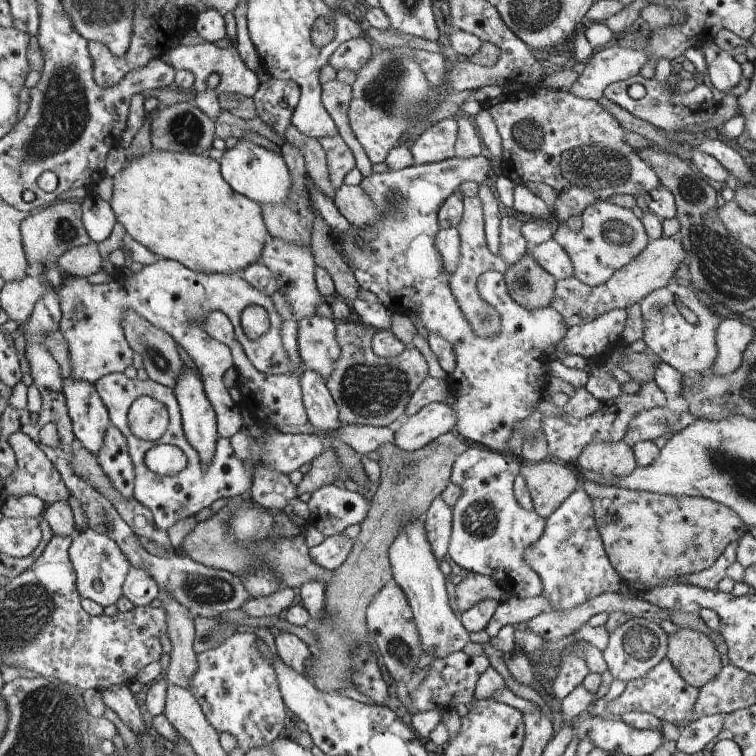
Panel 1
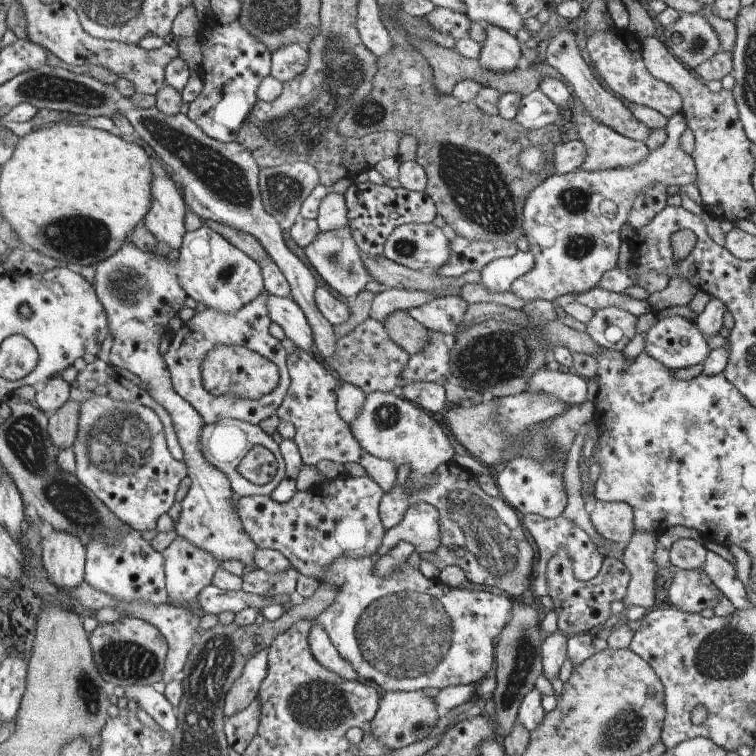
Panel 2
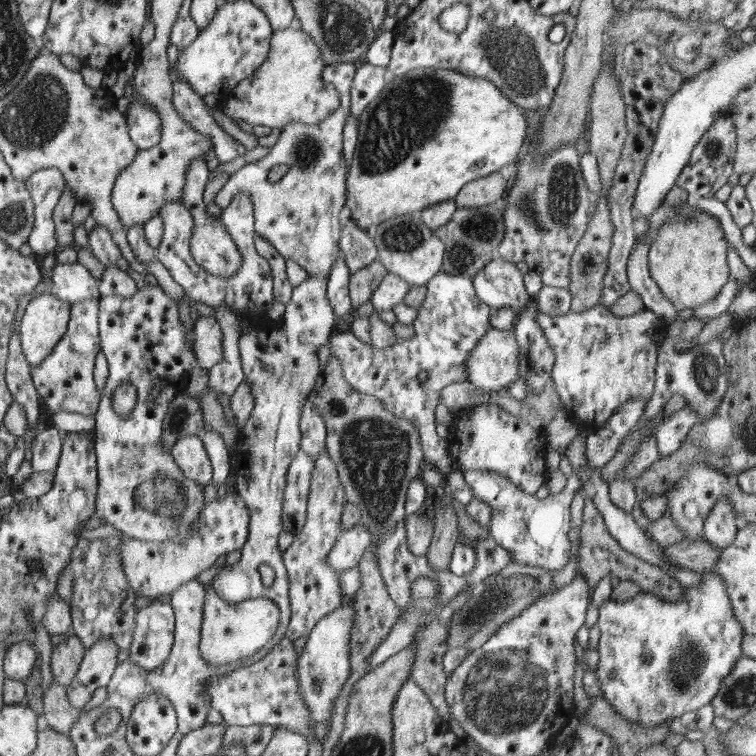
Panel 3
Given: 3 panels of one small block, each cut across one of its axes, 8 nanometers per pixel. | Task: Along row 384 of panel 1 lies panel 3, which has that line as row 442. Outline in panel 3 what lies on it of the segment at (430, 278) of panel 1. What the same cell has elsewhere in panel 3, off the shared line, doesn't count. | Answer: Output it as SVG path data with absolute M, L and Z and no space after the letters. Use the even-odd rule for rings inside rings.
M497 404L463 408L452 422L448 443L452 461L459 470L500 473L529 495L534 495L549 479L544 474L546 438L542 442L540 432L534 430L523 417L513 416Z

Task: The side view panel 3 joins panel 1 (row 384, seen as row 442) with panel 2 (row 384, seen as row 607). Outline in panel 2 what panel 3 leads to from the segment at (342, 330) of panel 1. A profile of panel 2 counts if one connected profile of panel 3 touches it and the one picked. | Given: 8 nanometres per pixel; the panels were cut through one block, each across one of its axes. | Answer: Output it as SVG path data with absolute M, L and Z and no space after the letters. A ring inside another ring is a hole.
M368 318L351 332L337 340L335 360L332 365L326 364L341 381L354 384L354 386L361 388L368 395L376 391L386 393L397 391L399 389L399 380L402 378L403 370L407 367L409 359L410 354L405 349L400 348L400 345L396 344L391 339L391 336L388 336L387 328L384 328L383 323L376 319Z

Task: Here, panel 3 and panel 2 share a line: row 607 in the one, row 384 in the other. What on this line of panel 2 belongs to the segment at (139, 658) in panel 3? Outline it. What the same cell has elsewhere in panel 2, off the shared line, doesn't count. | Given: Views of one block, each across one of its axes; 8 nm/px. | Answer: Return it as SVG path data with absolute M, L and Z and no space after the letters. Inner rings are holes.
M129 238L124 240L116 254L94 264L93 268L96 272L93 287L106 311L109 332L113 337L109 364L130 370L140 378L146 386L144 390L170 414L178 444L184 450L183 461L188 465L188 477L192 483L181 502L180 516L173 529L177 536L213 554L216 560L238 560L244 566L255 567L254 552L257 546L242 526L237 503L232 500L236 494L230 480L224 472L214 468L200 450L200 436L205 425L203 417L175 391L171 373L166 370L166 364L158 352L158 344L166 332L170 316L185 308L187 294L178 282L178 260L170 260L166 254L162 256L154 251L146 252Z

